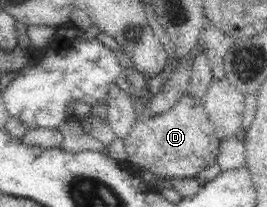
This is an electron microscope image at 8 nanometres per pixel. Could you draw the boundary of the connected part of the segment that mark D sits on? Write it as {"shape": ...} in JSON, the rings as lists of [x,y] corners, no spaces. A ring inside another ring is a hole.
{"shape":[[[184,94],[170,110],[160,116],[144,116],[136,120],[124,140],[127,160],[139,170],[147,170],[159,178],[196,179],[202,170],[217,164],[219,140],[208,118],[202,100]]]}

